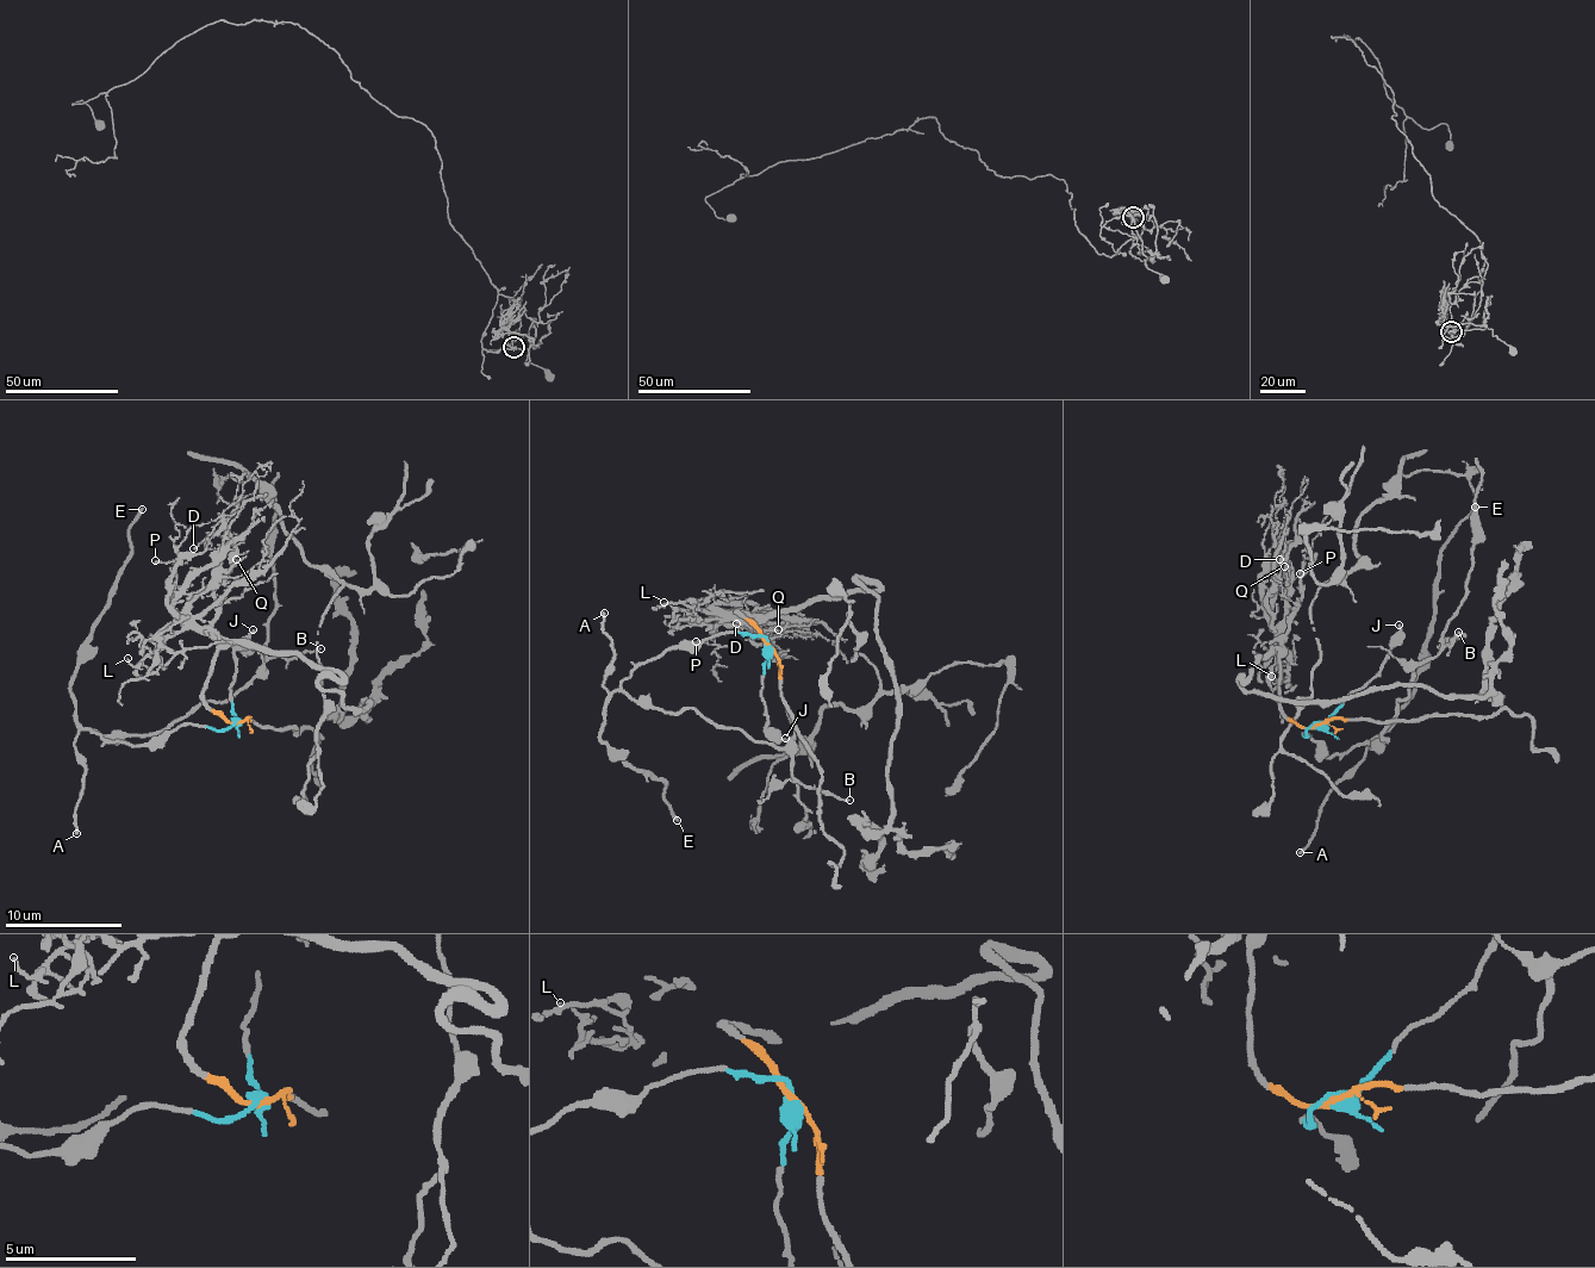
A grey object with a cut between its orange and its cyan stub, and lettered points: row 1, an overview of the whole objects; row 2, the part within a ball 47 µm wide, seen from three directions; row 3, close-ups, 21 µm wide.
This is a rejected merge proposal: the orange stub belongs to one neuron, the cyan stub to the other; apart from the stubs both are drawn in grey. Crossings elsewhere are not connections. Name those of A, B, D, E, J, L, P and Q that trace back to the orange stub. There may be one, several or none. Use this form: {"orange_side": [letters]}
{"orange_side": ["D", "L", "P", "Q"]}

